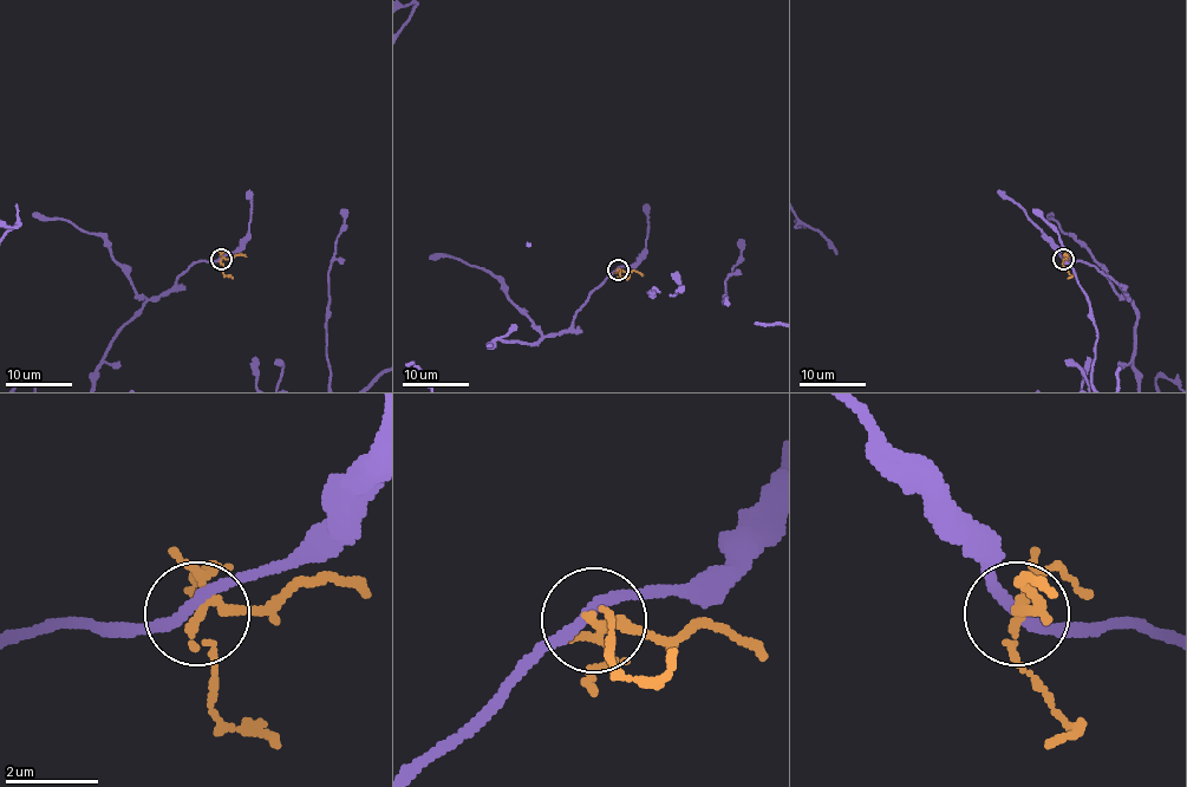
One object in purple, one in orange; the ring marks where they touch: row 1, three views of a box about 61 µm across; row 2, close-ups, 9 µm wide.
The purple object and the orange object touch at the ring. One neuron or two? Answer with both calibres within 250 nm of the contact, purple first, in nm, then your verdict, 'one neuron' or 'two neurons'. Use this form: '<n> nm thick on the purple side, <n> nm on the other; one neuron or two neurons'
240 nm thick on the purple side, 160 nm on the other; two neurons

